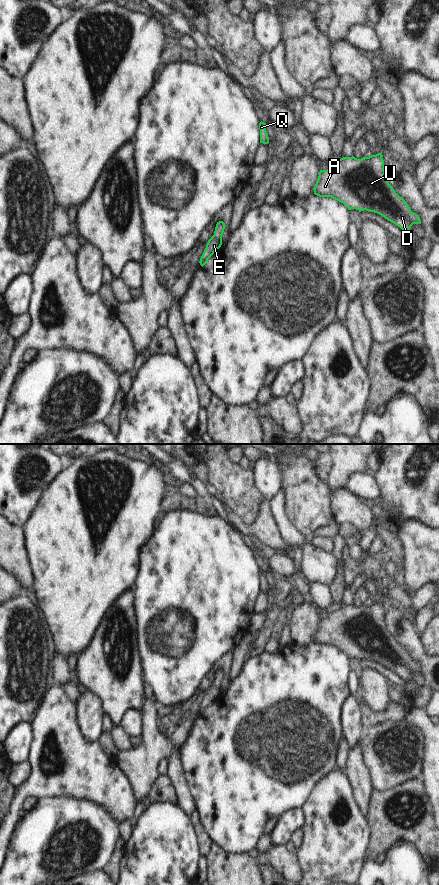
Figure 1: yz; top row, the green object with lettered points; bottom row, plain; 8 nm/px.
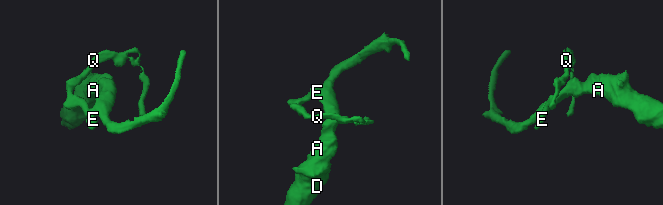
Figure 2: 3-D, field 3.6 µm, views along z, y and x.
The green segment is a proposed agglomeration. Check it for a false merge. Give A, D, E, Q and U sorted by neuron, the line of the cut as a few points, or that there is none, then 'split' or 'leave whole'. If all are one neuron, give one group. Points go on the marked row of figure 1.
groups A D E Q U; cut none; leave whole

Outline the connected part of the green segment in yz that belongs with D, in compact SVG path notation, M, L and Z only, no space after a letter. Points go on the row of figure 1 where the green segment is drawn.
M382 153L357 159L354 156L333 159L327 170L320 170L313 188L319 197L331 197L343 203L348 210L357 209L377 213L394 223L406 234L413 224L421 224L420 217L411 211L407 202L400 197L387 181Z

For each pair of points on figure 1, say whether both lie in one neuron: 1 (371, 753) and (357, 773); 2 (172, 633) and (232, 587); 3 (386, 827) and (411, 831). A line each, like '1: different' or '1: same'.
1: different
2: same
3: same

